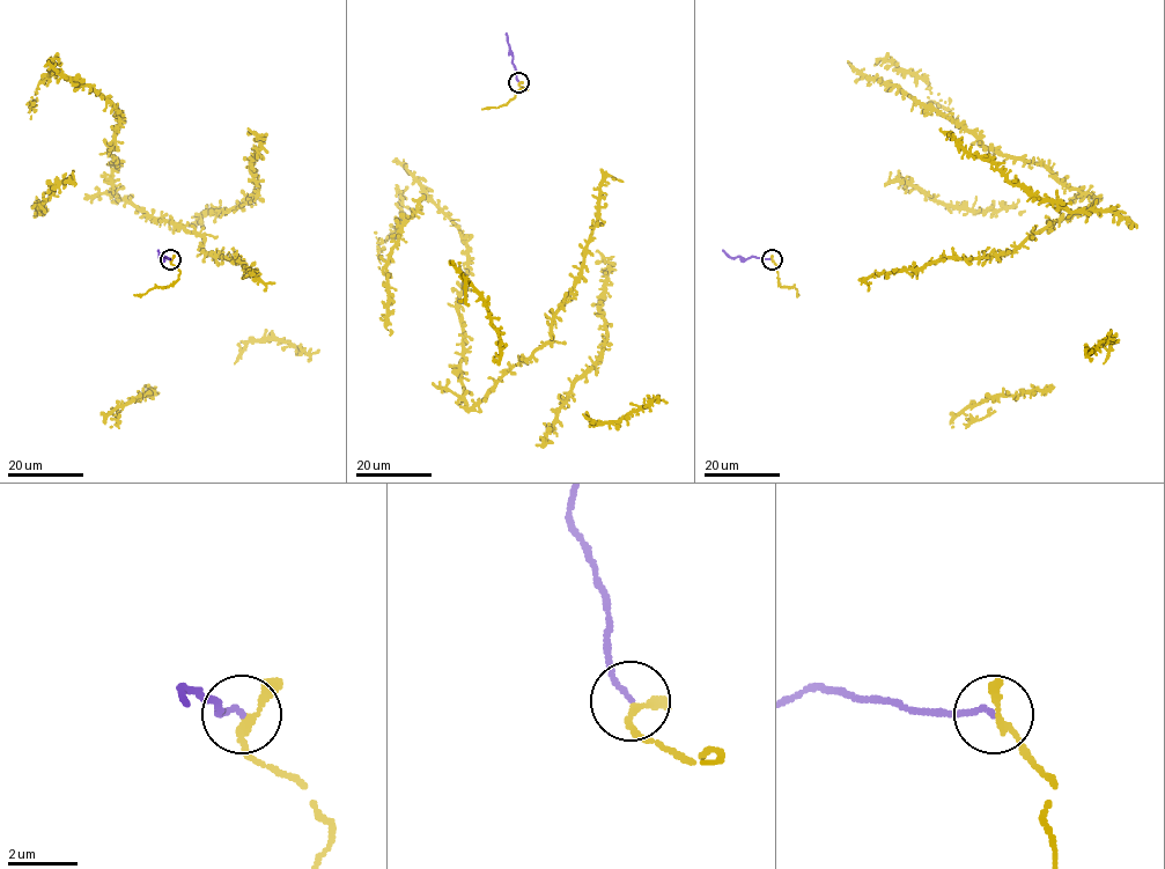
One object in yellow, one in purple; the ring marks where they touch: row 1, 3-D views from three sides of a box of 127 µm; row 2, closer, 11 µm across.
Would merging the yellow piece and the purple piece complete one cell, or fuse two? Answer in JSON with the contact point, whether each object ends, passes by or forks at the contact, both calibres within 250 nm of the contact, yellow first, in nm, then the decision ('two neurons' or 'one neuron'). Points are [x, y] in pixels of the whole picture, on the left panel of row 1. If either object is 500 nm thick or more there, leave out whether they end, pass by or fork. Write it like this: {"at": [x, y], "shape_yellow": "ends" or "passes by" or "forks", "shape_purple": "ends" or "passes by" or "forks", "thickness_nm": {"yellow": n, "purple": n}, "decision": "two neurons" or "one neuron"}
{"at": [170, 259], "shape_yellow": "passes by", "shape_purple": "ends", "thickness_nm": {"yellow": 170, "purple": 150}, "decision": "one neuron"}

